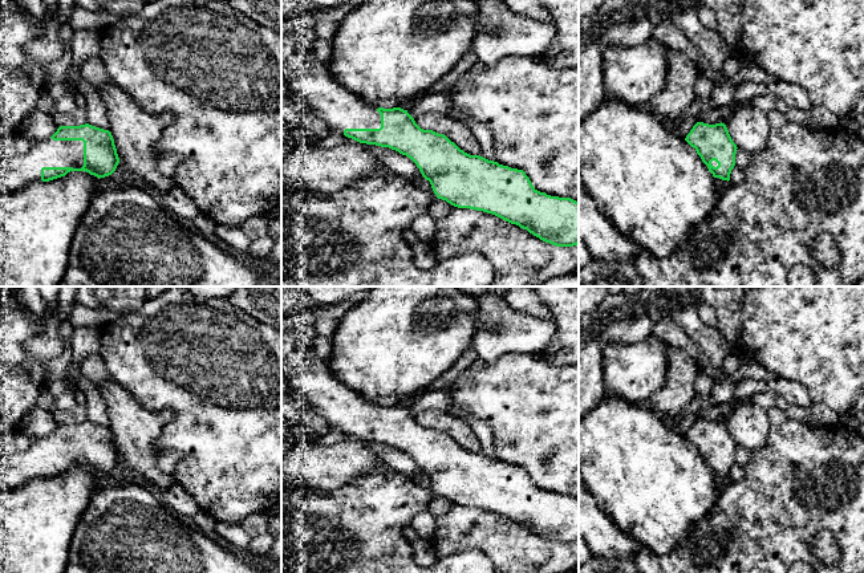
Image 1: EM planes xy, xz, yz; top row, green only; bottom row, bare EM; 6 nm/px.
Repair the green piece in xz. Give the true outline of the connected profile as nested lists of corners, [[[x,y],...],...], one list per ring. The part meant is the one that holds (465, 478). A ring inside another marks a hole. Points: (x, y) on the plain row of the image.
[[[295,330],[281,333],[281,374],[288,393],[312,413],[321,415],[330,427],[360,440],[389,444],[410,455],[430,479],[438,496],[458,505],[492,511],[527,527],[556,544],[579,541],[579,499],[538,488],[523,467],[511,466],[461,447],[446,432],[421,426],[401,405],[374,405],[341,383],[316,353],[315,346],[299,342]]]

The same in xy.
[[[89,420],[60,423],[50,434],[32,440],[23,452],[0,454],[0,492],[33,479],[49,479],[70,468],[105,475],[119,460],[113,432]]]

